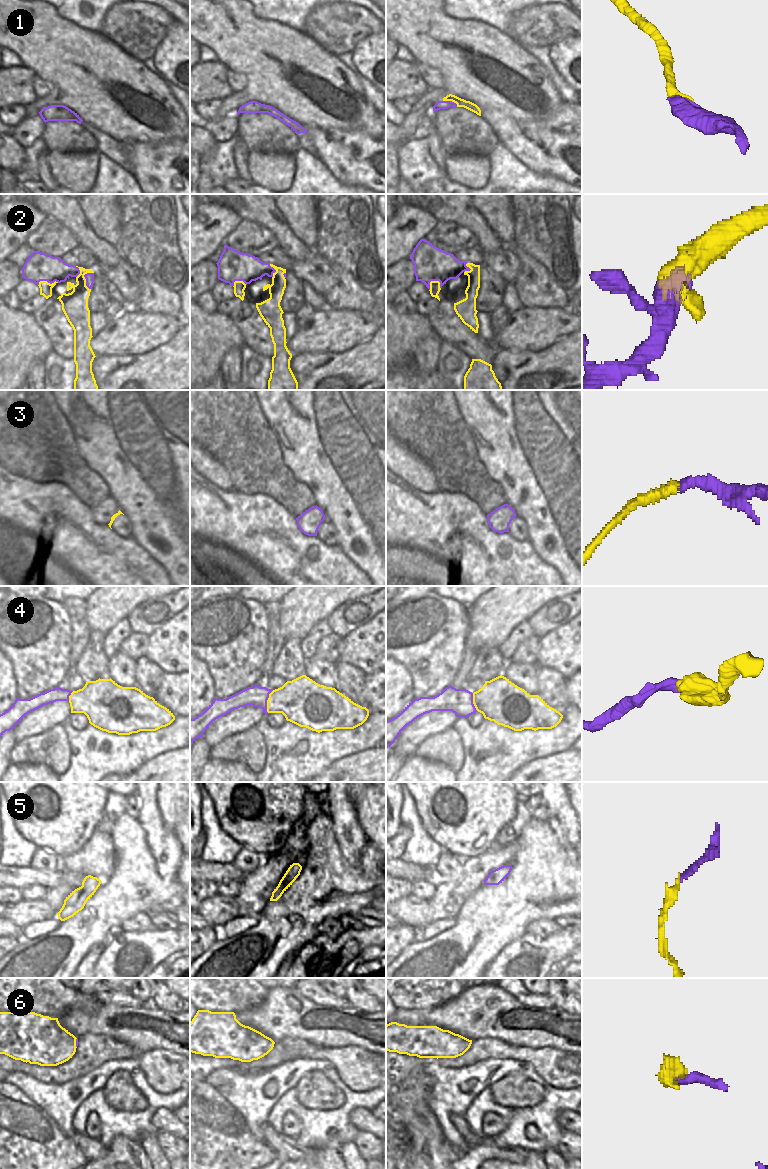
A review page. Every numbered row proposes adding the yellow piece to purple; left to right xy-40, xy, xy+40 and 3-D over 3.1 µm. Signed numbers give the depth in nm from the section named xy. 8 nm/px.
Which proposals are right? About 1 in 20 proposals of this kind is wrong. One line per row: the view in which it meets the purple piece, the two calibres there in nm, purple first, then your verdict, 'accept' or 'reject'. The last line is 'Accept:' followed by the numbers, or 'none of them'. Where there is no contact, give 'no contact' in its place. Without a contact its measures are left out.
1: contact in xy+40; calibres 70 and 70 nm; accept
2: contact in xy-40; calibres 70 and 200 nm; accept
3: no contact; accept
4: contact in xy; calibres 170 and 320 nm; accept
5: no contact; accept
6: contact in xy-40; calibres 20 and 380 nm; accept
Accept: 1, 2, 3, 4, 5, 6

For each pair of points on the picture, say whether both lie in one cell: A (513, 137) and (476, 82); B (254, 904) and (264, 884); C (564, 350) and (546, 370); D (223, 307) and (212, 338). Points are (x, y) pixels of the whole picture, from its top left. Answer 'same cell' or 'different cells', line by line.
A: different cells
B: same cell
C: same cell
D: different cells

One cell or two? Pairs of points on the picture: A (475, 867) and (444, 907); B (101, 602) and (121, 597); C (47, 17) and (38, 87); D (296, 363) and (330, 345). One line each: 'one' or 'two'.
A: one
B: one
C: two
D: two

